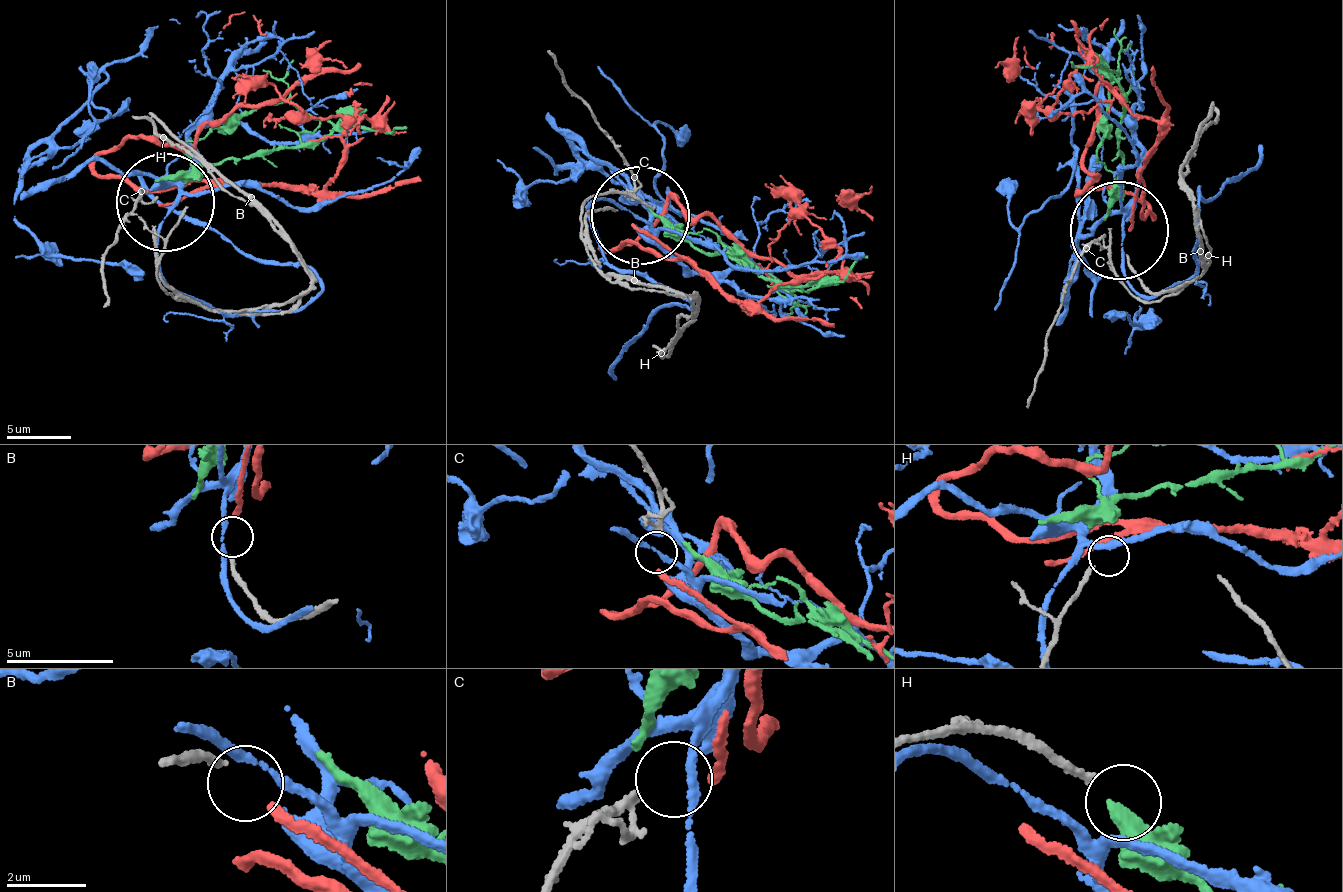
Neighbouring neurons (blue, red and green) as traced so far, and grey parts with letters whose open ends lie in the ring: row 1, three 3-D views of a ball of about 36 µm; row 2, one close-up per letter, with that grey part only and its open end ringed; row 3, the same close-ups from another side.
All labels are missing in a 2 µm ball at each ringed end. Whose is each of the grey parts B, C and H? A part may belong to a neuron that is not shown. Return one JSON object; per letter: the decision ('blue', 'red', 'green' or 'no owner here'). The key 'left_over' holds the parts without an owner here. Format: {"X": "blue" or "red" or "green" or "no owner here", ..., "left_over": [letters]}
{"B": "red", "C": "blue", "H": "no owner here", "left_over": ["H"]}

